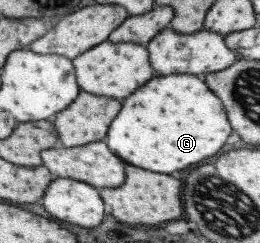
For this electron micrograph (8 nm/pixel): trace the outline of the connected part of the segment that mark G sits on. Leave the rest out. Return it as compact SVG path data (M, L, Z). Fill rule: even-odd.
M174 74L174 76L160 76L148 80L144 86L140 86L134 94L130 94L124 102L116 118L112 120L108 134L106 134L106 146L110 152L114 152L124 162L158 172L158 174L170 174L176 170L184 170L192 164L198 164L204 158L214 156L230 136L230 126L226 122L226 114L222 110L222 104L218 98L206 88L202 80L190 74Z

